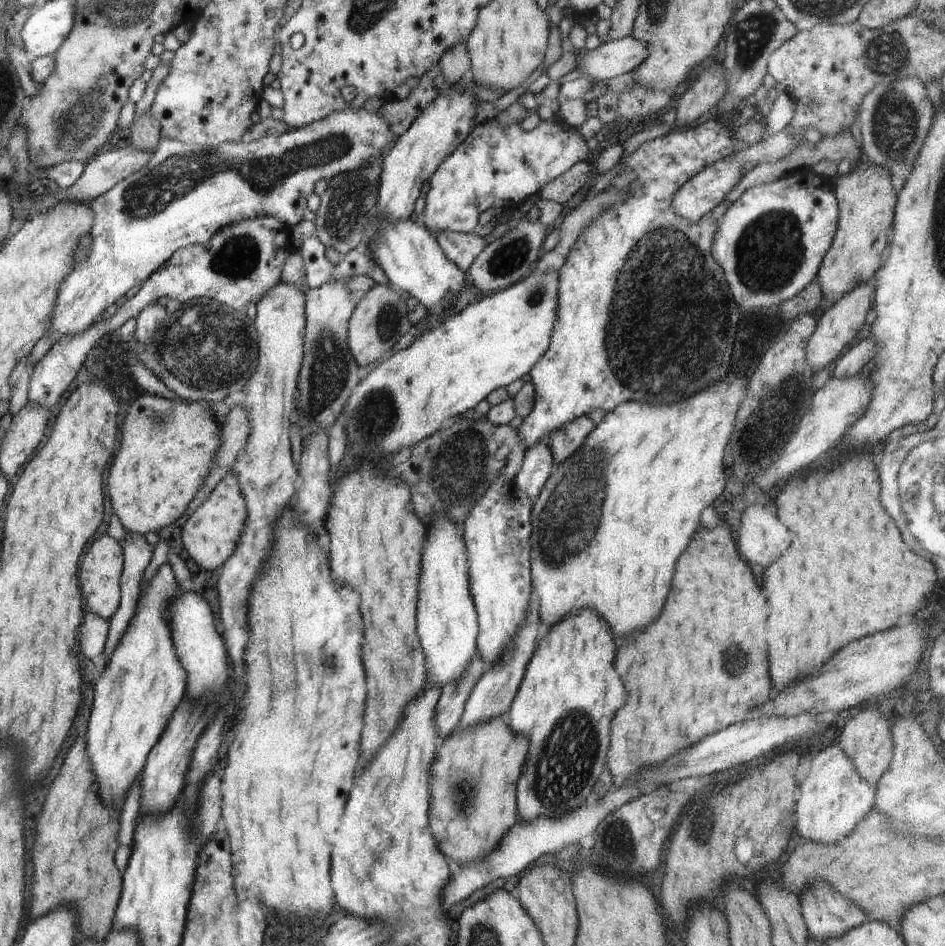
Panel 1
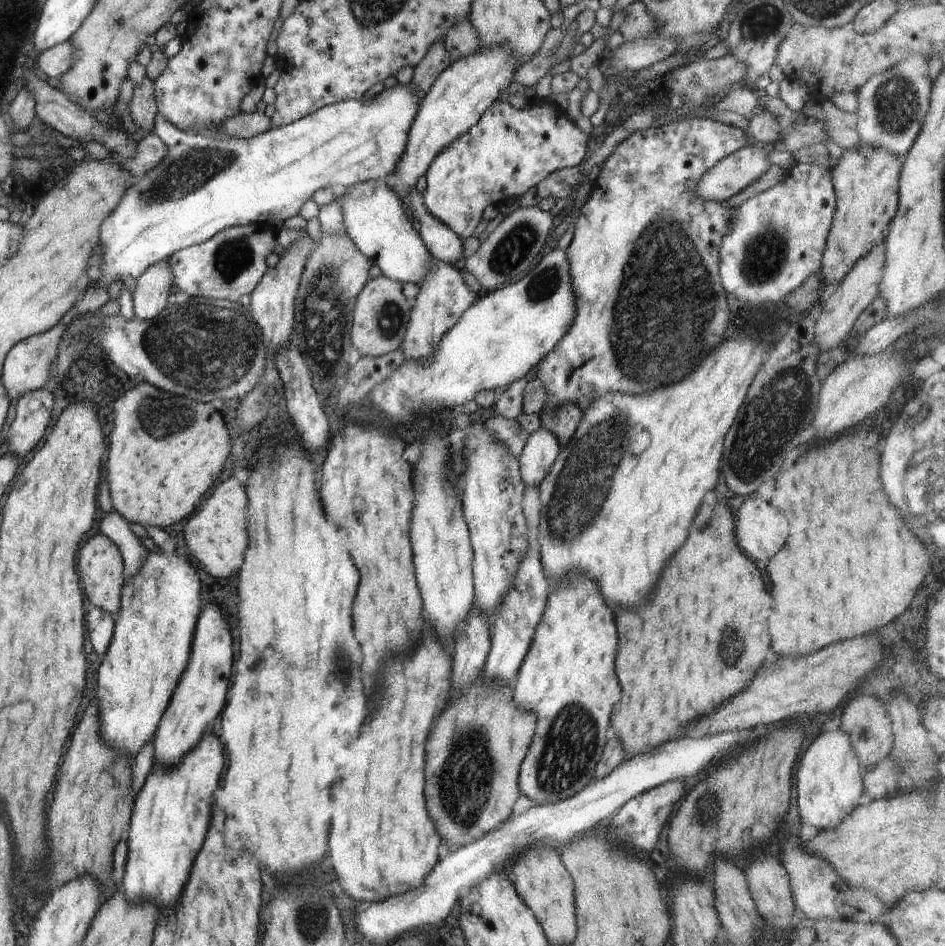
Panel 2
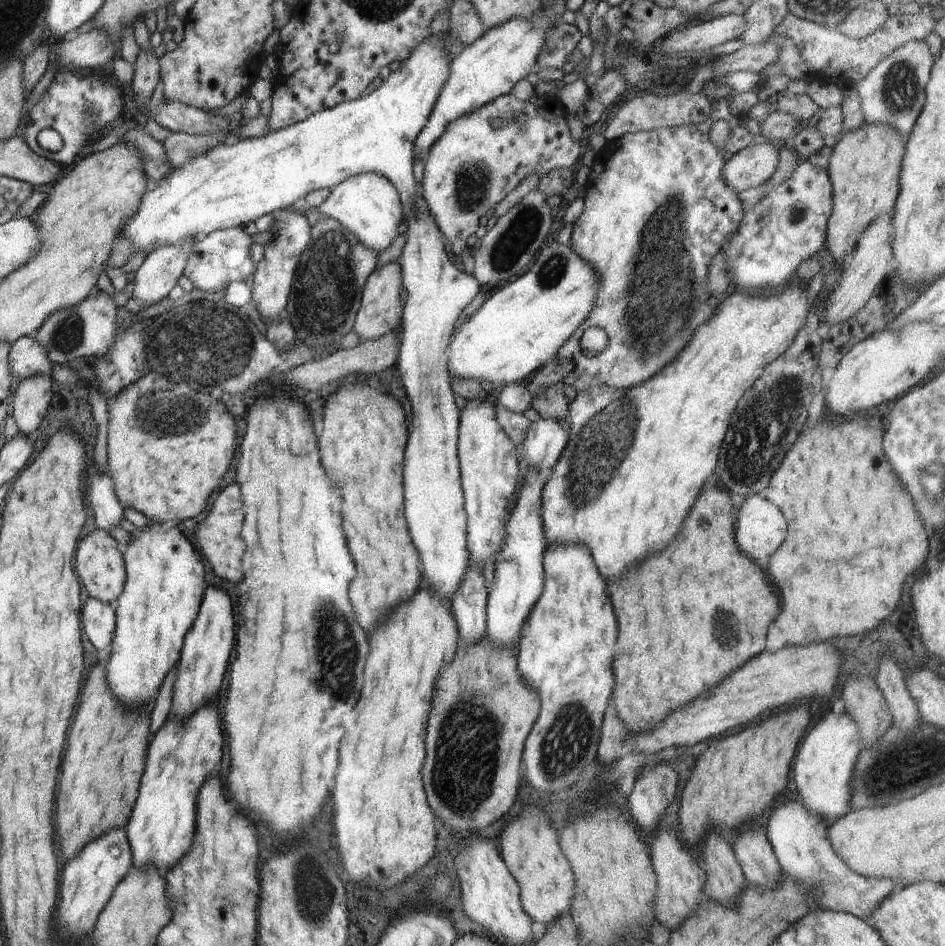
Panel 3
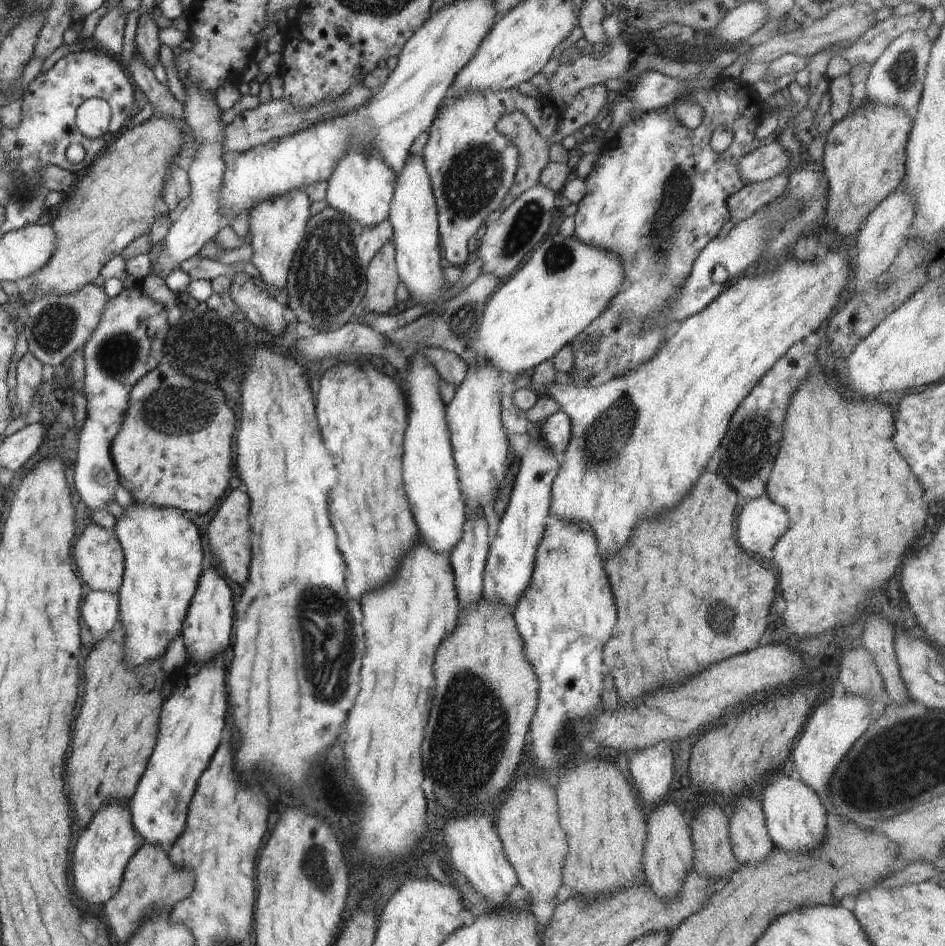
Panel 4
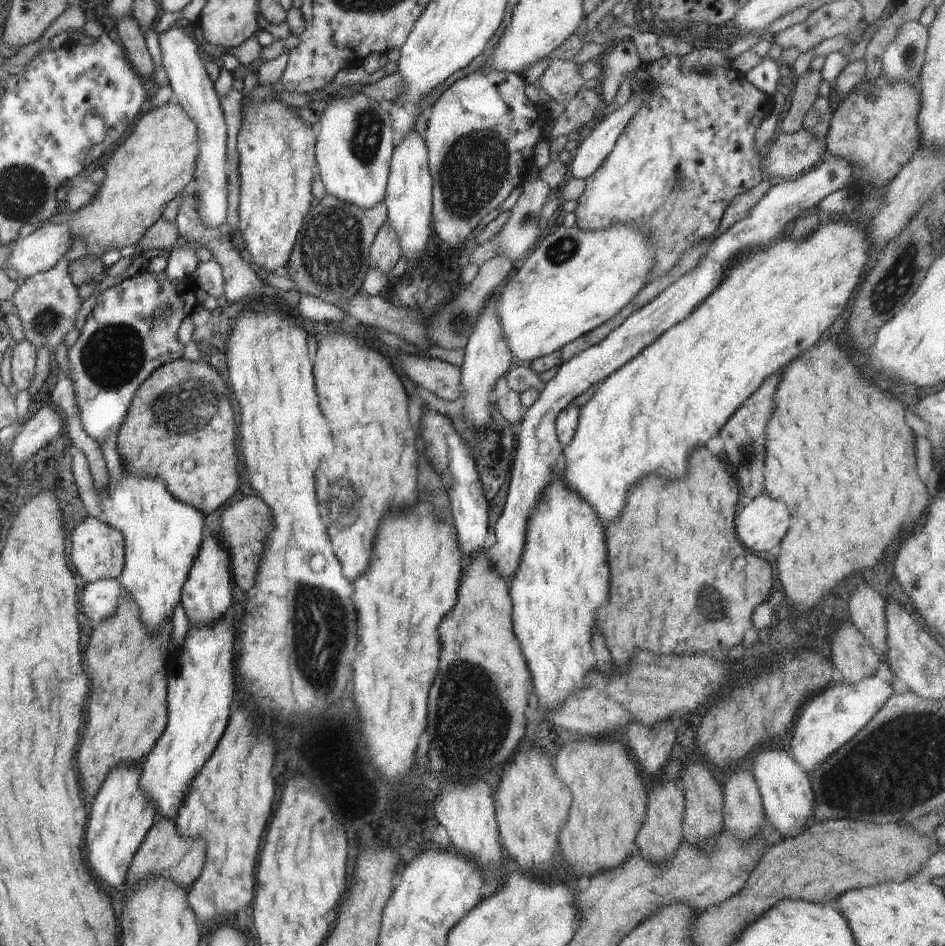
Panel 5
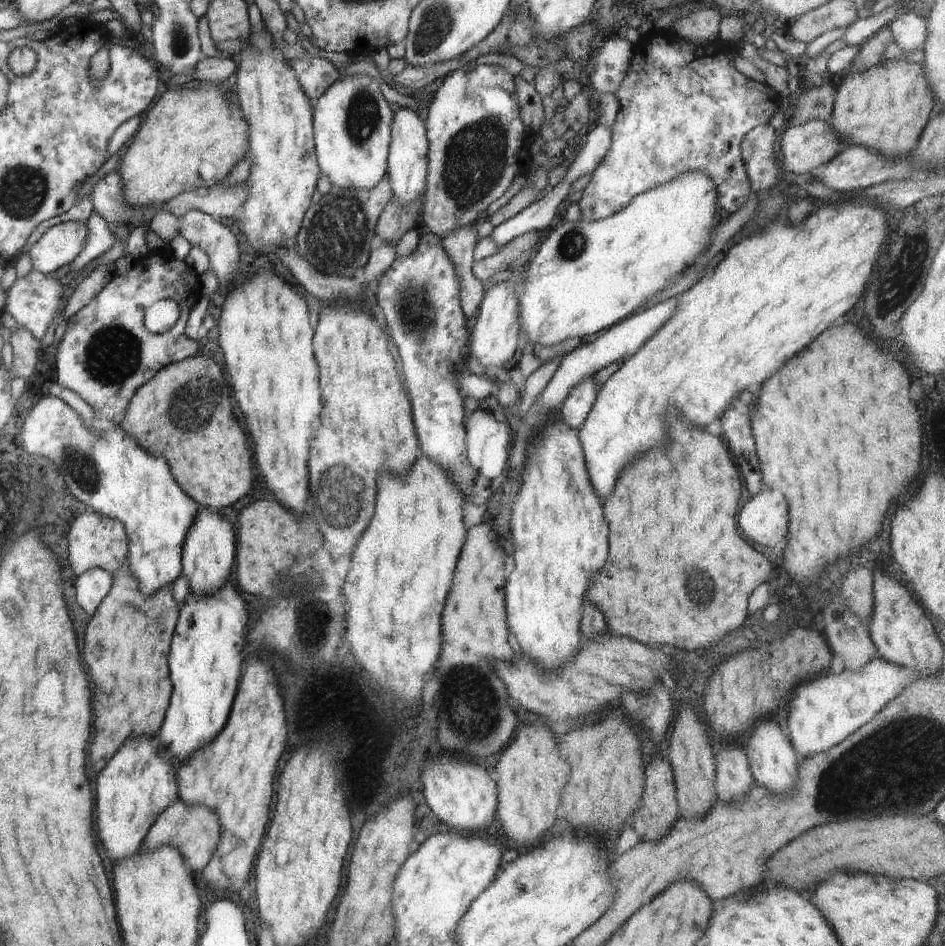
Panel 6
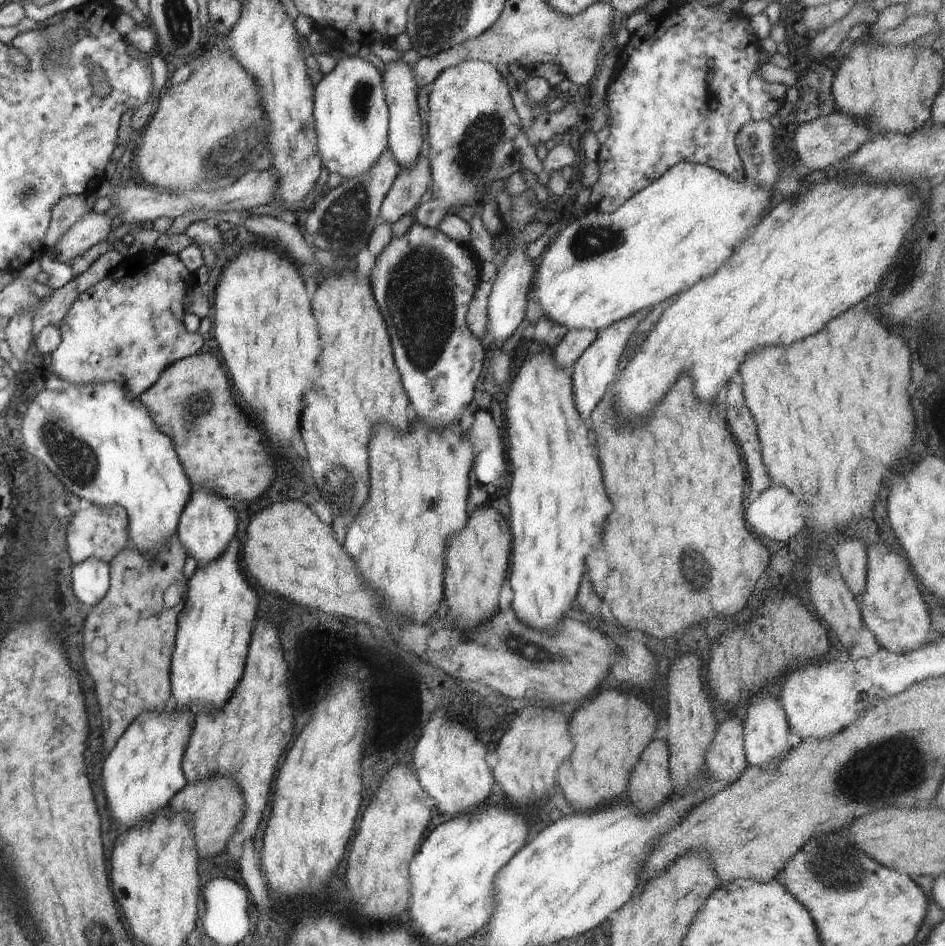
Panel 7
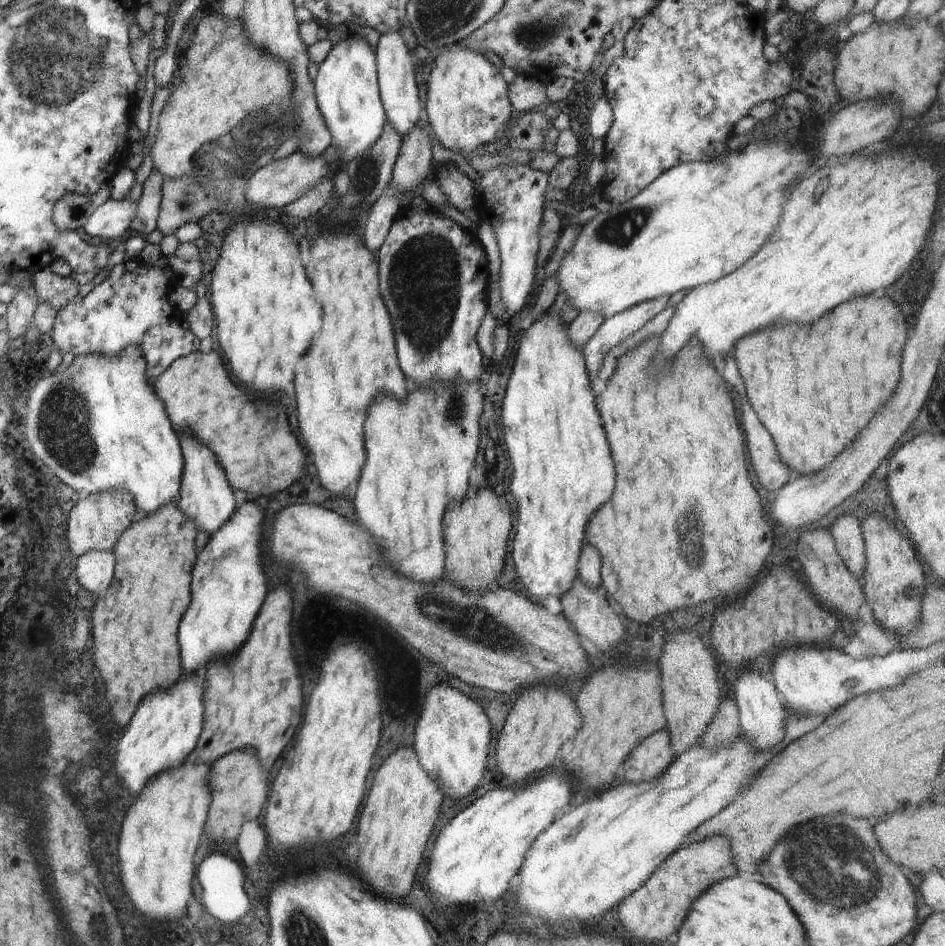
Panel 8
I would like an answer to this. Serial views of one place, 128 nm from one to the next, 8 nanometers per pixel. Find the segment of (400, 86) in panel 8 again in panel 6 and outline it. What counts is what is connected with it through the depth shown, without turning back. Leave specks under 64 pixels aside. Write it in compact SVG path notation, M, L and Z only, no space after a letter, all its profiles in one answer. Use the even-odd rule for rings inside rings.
M406 107L396 109L391 124L391 141L387 158L387 175L391 184L394 199L398 199L403 207L410 203L417 203L422 199L426 188L429 142L425 123L418 117L418 113Z

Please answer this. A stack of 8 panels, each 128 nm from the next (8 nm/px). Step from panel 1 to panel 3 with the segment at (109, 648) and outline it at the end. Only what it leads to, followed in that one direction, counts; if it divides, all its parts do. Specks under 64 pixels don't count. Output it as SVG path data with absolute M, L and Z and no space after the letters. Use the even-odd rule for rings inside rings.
M98 465L94 466L94 472L90 472L90 506L94 510L94 520L98 529L109 531L114 526L120 526L123 517L123 505L118 500L115 484L109 470L102 472Z

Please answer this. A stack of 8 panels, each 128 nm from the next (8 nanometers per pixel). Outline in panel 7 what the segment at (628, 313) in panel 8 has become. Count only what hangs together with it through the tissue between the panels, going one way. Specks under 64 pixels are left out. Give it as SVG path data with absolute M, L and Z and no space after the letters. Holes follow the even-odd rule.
M652 308L644 309L627 316L625 319L619 320L617 323L610 324L608 328L601 328L597 332L596 340L590 344L590 346L579 356L579 359L575 362L573 370L571 371L571 377L573 378L573 395L575 396L575 405L579 410L579 413L588 421L591 416L591 412L598 406L600 400L602 400L610 387L613 386L616 376L618 376L617 366L619 359L630 340L630 336L636 327Z

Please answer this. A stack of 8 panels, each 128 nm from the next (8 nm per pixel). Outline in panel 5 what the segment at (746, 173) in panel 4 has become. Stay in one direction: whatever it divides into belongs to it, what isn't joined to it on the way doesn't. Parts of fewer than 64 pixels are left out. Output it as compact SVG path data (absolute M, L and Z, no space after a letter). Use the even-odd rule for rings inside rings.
M804 126L793 133L781 133L762 162L764 175L772 181L792 179L807 173L824 160L824 142Z

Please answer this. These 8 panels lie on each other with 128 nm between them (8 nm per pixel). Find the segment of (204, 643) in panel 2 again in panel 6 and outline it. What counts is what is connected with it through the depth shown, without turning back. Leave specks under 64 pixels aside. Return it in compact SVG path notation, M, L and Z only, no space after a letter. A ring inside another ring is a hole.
M198 506L197 515L186 533L182 545L182 574L190 582L190 592L195 595L213 595L220 584L226 580L228 570L234 564L234 532L232 524L220 514L212 514L208 509Z

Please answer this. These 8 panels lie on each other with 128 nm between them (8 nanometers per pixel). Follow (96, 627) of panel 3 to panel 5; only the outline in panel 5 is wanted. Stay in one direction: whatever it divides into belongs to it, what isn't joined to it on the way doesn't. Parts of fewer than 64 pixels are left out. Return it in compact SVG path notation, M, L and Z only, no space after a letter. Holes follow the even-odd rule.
M118 578L96 579L82 590L82 608L90 620L100 622L117 607L120 595L122 592Z

